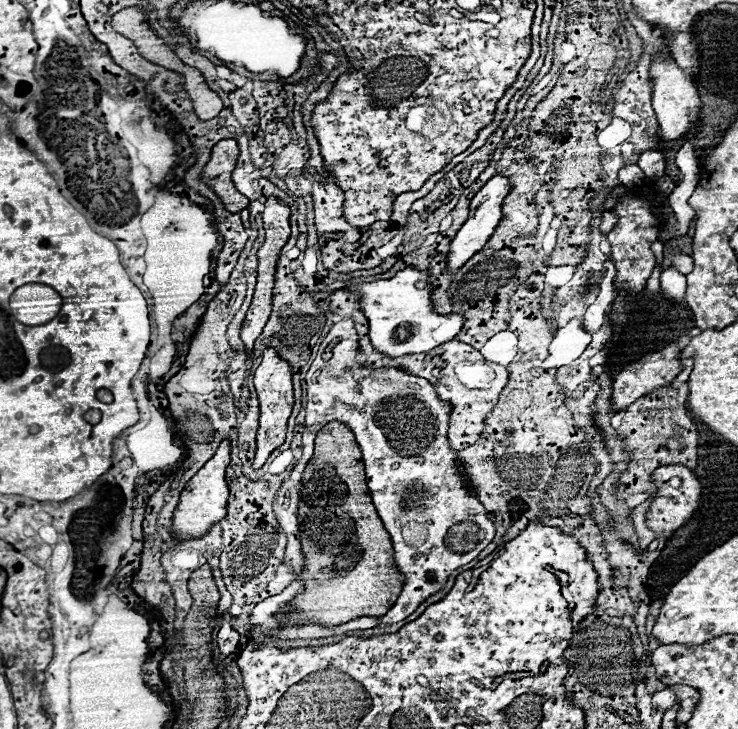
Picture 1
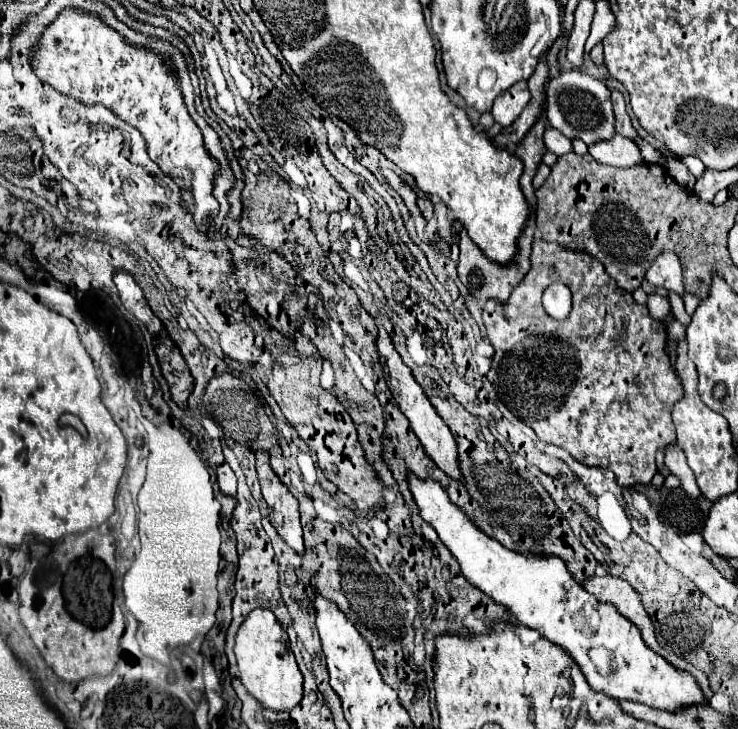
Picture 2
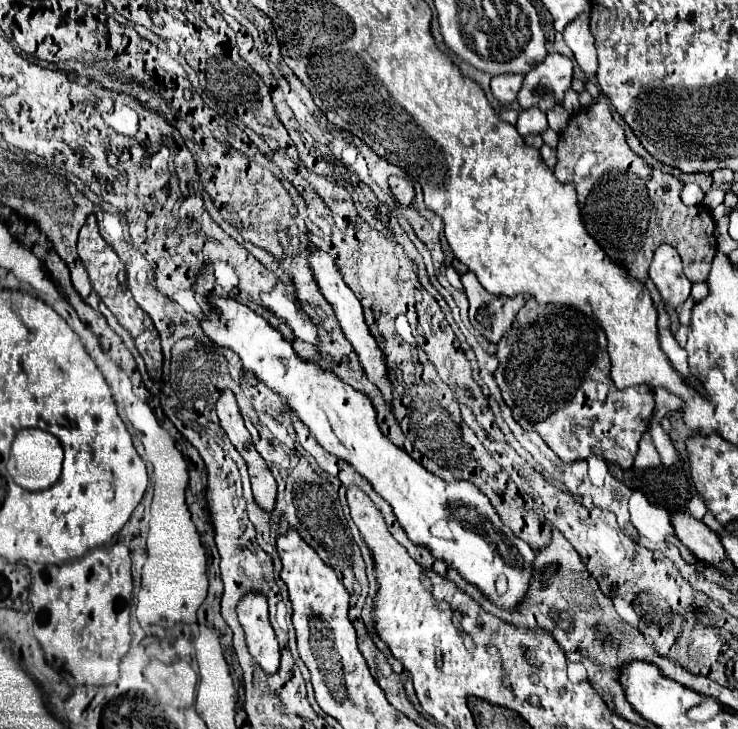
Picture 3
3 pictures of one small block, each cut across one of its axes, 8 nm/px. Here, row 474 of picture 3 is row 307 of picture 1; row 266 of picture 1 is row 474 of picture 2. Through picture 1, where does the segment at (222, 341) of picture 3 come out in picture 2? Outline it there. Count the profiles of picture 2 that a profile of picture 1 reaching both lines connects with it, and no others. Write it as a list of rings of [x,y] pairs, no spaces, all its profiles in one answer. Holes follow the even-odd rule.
[[[408,472],[408,484],[410,484],[410,492],[414,496],[414,502],[420,510],[420,516],[424,518],[424,522],[428,522],[440,542],[450,550],[450,554],[458,560],[460,570],[464,574],[464,578],[468,578],[468,582],[472,586],[476,586],[478,590],[482,590],[486,596],[490,596],[496,604],[502,604],[504,608],[508,608],[512,612],[512,616],[518,618],[518,622],[530,630],[538,630],[540,636],[556,646],[560,646],[564,652],[568,652],[574,662],[580,666],[580,670],[584,672],[586,680],[596,680],[596,678],[588,678],[588,674],[594,670],[594,662],[588,656],[590,648],[606,648],[610,652],[610,656],[614,658],[616,664],[616,676],[614,680],[598,680],[598,682],[588,682],[594,692],[602,692],[614,700],[632,700],[632,702],[640,702],[646,704],[650,708],[656,710],[666,710],[666,712],[678,712],[680,708],[686,706],[696,706],[696,704],[706,704],[706,696],[700,690],[698,682],[684,670],[674,668],[670,662],[666,662],[662,656],[658,656],[654,650],[650,650],[644,640],[640,638],[640,630],[636,630],[636,626],[632,626],[632,622],[628,622],[622,614],[618,614],[618,610],[612,604],[604,604],[598,602],[592,594],[588,594],[566,570],[566,564],[556,558],[556,556],[536,556],[536,554],[520,554],[514,550],[508,550],[506,546],[502,546],[498,540],[486,536],[450,498],[448,492],[434,480],[426,478],[418,478],[414,474]]]

